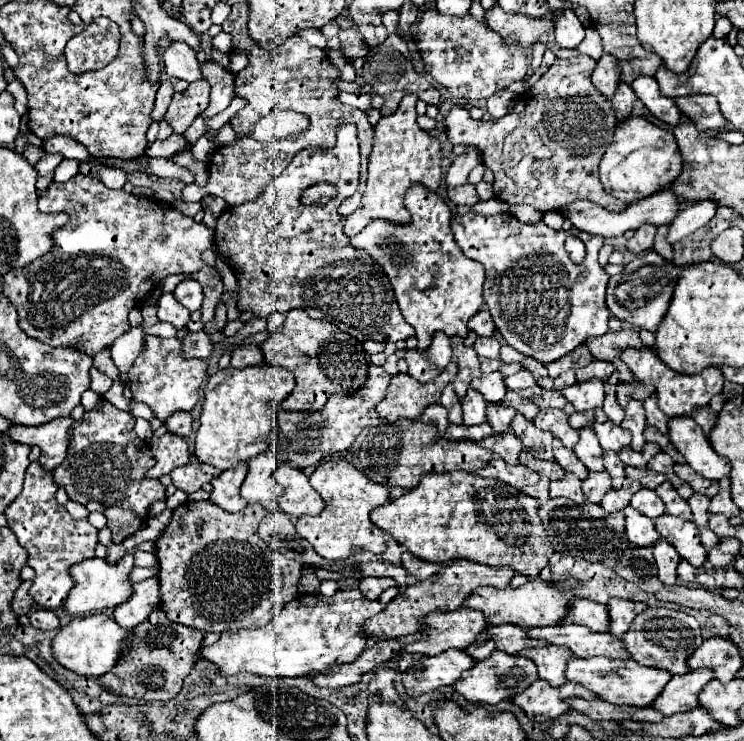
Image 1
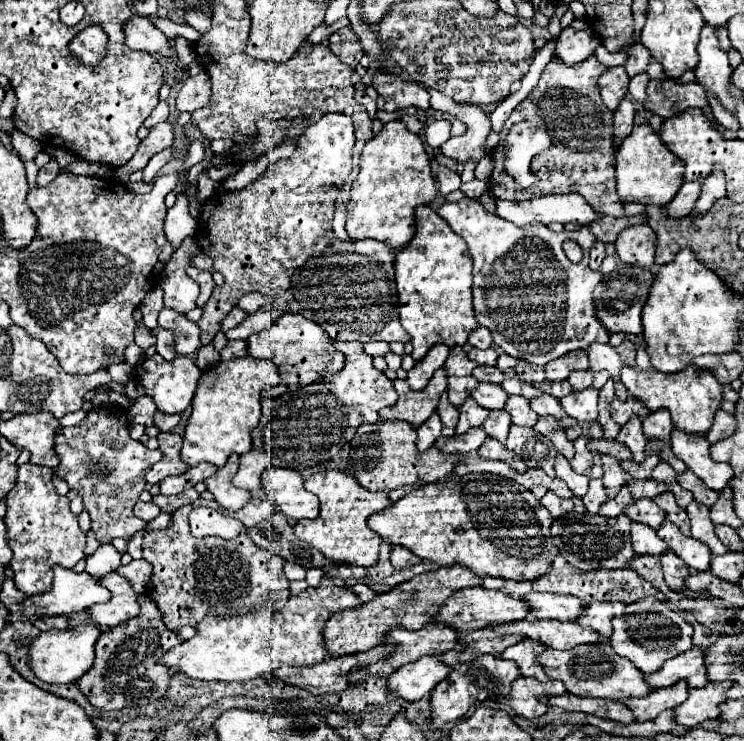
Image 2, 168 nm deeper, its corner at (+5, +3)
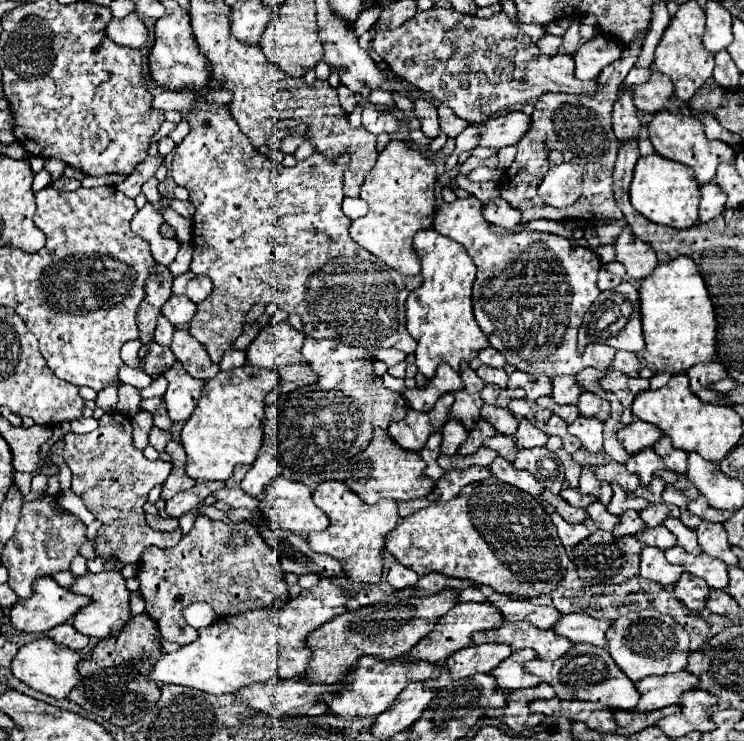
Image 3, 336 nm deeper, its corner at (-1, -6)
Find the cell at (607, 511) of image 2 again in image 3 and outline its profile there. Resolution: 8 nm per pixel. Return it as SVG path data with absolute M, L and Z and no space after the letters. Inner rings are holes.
M629 509L619 517L619 523L615 525L613 535L635 535L637 531L643 531L643 529L645 529L645 523L639 517L639 513Z

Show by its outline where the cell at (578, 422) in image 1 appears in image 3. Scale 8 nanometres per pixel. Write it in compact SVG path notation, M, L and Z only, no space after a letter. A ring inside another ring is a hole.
M581 447L579 451L575 451L575 453L573 453L573 459L575 459L577 463L581 463L581 465L597 465L597 463L599 463L597 455L595 455L595 453L589 453L585 447Z

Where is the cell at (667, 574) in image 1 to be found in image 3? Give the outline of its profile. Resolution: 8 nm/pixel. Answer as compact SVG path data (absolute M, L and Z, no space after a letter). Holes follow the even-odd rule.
M681 573L673 587L673 593L687 609L691 609L693 613L701 613L705 607L705 599L709 597L709 585L695 575Z

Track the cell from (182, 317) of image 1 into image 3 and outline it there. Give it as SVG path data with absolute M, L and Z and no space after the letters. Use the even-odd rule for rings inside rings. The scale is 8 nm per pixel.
M175 329L173 341L171 341L171 351L173 355L183 363L185 371L189 375L193 375L195 379L211 379L217 375L219 365L215 365L209 355L207 349L185 329Z

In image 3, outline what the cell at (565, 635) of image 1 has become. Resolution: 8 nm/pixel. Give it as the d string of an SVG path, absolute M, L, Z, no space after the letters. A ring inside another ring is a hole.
M505 623L505 625L501 625L499 629L481 631L481 633L473 635L473 643L509 643L509 645L513 645L513 649L531 647L531 649L537 651L537 657L541 657L541 659L545 659L545 661L555 661L555 659L559 659L561 655L565 655L565 653L575 645L573 641L569 641L569 639L557 635L553 629L543 631L543 629L539 629L539 627L531 625L531 623Z

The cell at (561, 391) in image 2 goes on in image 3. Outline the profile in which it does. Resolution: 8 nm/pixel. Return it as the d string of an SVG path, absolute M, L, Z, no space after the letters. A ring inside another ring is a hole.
M553 403L551 405L551 411L555 415L559 415L561 419L565 419L567 423L573 423L573 419L579 417L579 409L575 405L557 405L557 403Z

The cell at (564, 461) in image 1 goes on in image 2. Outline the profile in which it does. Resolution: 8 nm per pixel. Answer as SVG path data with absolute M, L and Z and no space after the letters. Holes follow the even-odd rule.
M559 454L557 460L555 460L555 472L557 472L557 478L561 478L561 480L567 484L567 488L569 488L577 498L583 498L583 496L587 494L589 478L577 474L577 472L571 468L569 460L567 460L567 458L561 458L561 454Z

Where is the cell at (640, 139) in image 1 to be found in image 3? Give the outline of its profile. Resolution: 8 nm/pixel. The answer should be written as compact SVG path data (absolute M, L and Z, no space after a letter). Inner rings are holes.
M659 153L639 157L633 171L629 195L631 205L647 219L653 219L653 223L671 225L677 229L685 229L697 223L697 203L701 199L701 193L699 183L693 179L693 169L677 161L665 159Z

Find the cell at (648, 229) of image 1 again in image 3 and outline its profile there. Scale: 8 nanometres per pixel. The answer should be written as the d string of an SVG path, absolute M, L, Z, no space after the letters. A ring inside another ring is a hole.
M625 227L615 241L615 249L617 261L625 265L627 275L635 281L643 281L657 269L657 255L653 247L647 241L637 239L629 227Z

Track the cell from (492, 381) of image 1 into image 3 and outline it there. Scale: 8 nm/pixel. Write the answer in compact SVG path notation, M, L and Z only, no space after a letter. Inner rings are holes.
M483 405L481 419L489 421L503 435L513 435L517 429L517 423L519 423L519 419L509 409L501 409L495 405Z

